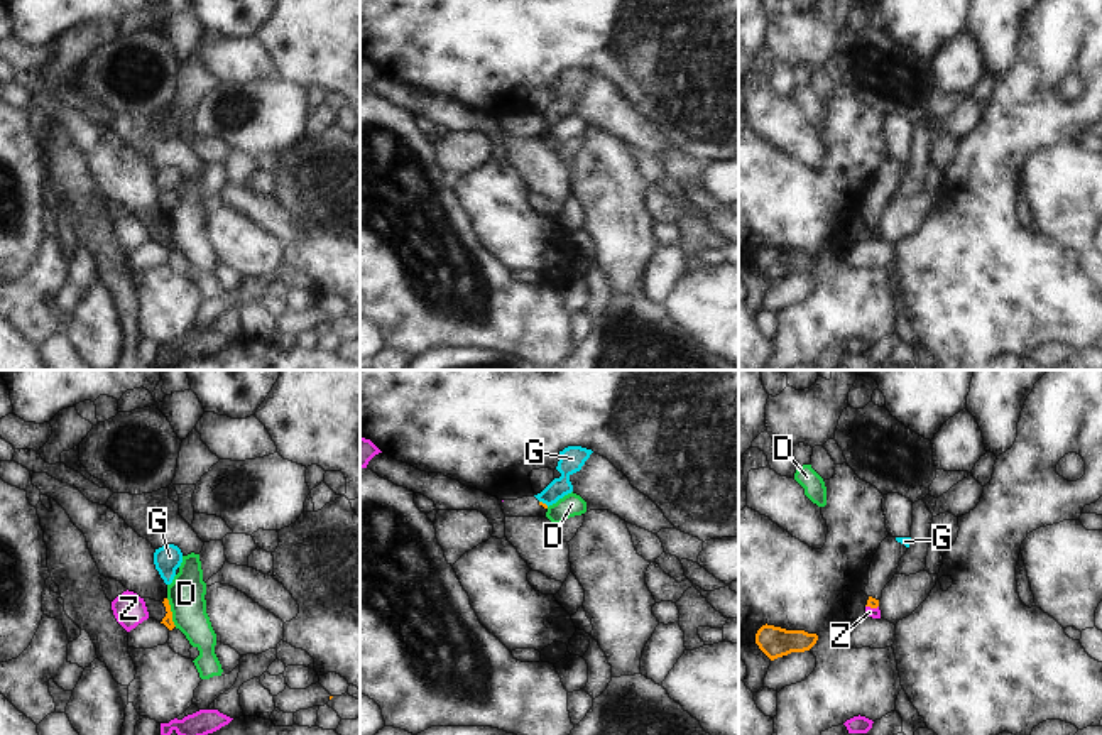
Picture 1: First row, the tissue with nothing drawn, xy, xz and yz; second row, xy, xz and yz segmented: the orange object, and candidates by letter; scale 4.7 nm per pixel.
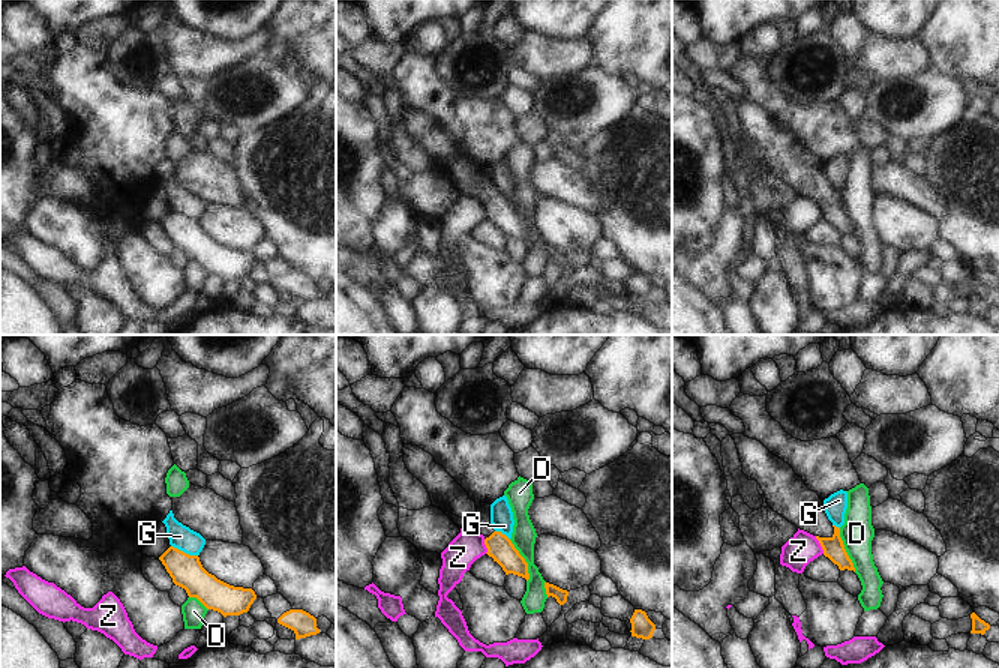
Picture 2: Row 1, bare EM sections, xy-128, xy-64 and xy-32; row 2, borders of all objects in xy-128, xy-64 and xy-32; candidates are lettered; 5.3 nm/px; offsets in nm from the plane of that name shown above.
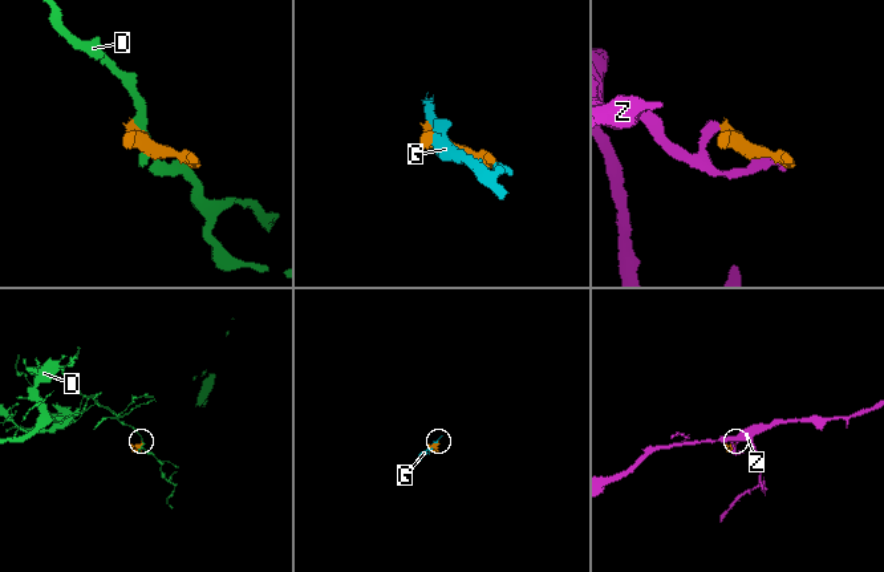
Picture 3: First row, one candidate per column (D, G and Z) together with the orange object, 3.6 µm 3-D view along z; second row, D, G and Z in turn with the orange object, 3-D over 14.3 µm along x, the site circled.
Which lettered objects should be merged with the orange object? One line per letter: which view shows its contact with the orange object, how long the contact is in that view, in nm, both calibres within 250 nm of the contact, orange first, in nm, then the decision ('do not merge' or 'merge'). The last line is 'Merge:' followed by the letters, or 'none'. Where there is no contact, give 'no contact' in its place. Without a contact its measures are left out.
D: xy | 140 nm | 50/180 nm | do not merge
G: xz | 50 nm | 20/120 nm | do not merge
Z: yz | 60 nm | 50/50 nm | do not merge
Merge: none

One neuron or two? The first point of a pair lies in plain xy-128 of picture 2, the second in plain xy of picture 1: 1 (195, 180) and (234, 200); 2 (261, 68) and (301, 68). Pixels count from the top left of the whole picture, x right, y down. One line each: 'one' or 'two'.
1: one
2: two

